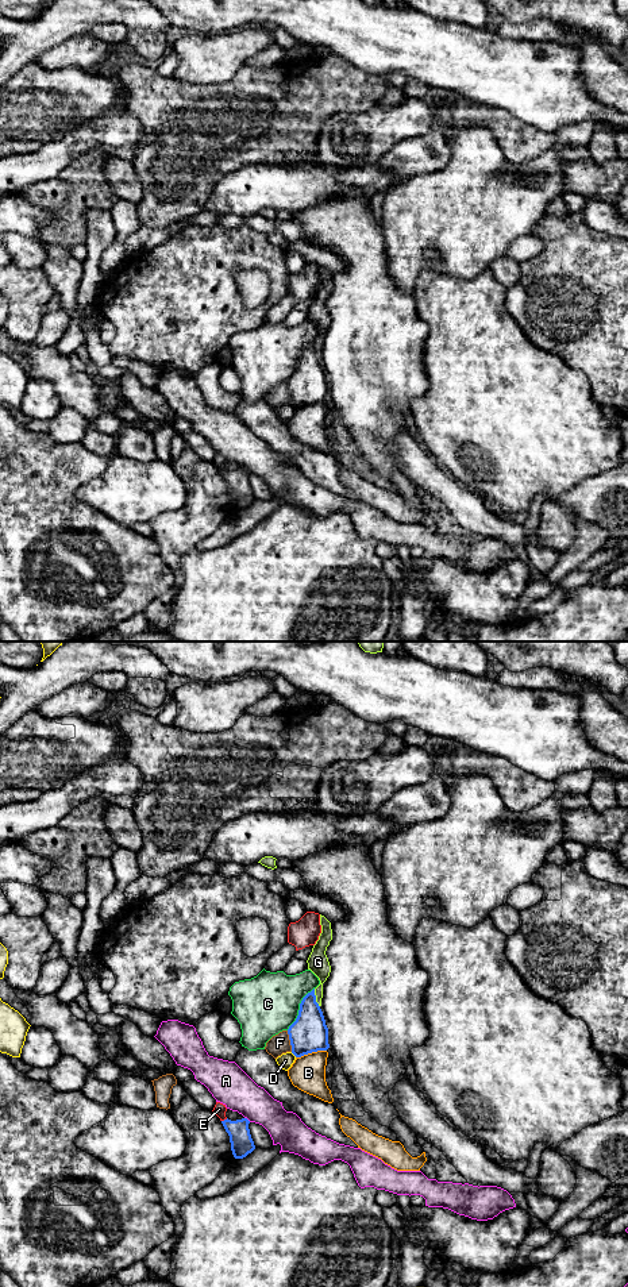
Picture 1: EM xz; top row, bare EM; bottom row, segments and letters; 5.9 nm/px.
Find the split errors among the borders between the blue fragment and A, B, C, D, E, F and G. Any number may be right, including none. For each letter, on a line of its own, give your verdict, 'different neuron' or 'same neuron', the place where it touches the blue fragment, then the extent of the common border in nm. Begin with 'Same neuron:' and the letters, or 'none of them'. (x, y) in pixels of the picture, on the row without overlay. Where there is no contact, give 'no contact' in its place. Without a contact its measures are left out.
Same neuron: none of them
A: different neuron; meets blue in xz at (246, 470); contact 50 nm long
B: different neuron; meets blue in xz at (311, 404); contact 190 nm long
C: different neuron; meets blue in xz at (300, 361); contact 300 nm long
D: different neuron; meets blue in xz at (293, 405); contact 50 nm long
E: different neuron; meets blue in xz at (224, 471); contact 40 nm long
F: different neuron; meets blue in xz at (291, 393); contact 130 nm long
G: different neuron; meets blue in xz at (315, 350); contact 120 nm long

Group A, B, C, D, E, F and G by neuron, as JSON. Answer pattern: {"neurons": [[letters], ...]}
{"neurons": [["A"], ["B"], ["C"], ["D"], ["E"], ["F"], ["G"]]}

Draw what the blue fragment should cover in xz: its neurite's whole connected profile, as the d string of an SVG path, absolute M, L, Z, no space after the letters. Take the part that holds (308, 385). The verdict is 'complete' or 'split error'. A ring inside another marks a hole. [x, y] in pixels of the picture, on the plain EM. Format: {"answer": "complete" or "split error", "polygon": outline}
{"answer": "complete", "polygon": "M315 340L303 350L298 367L289 378L288 386L296 409L330 400L328 379L316 354Z"}

